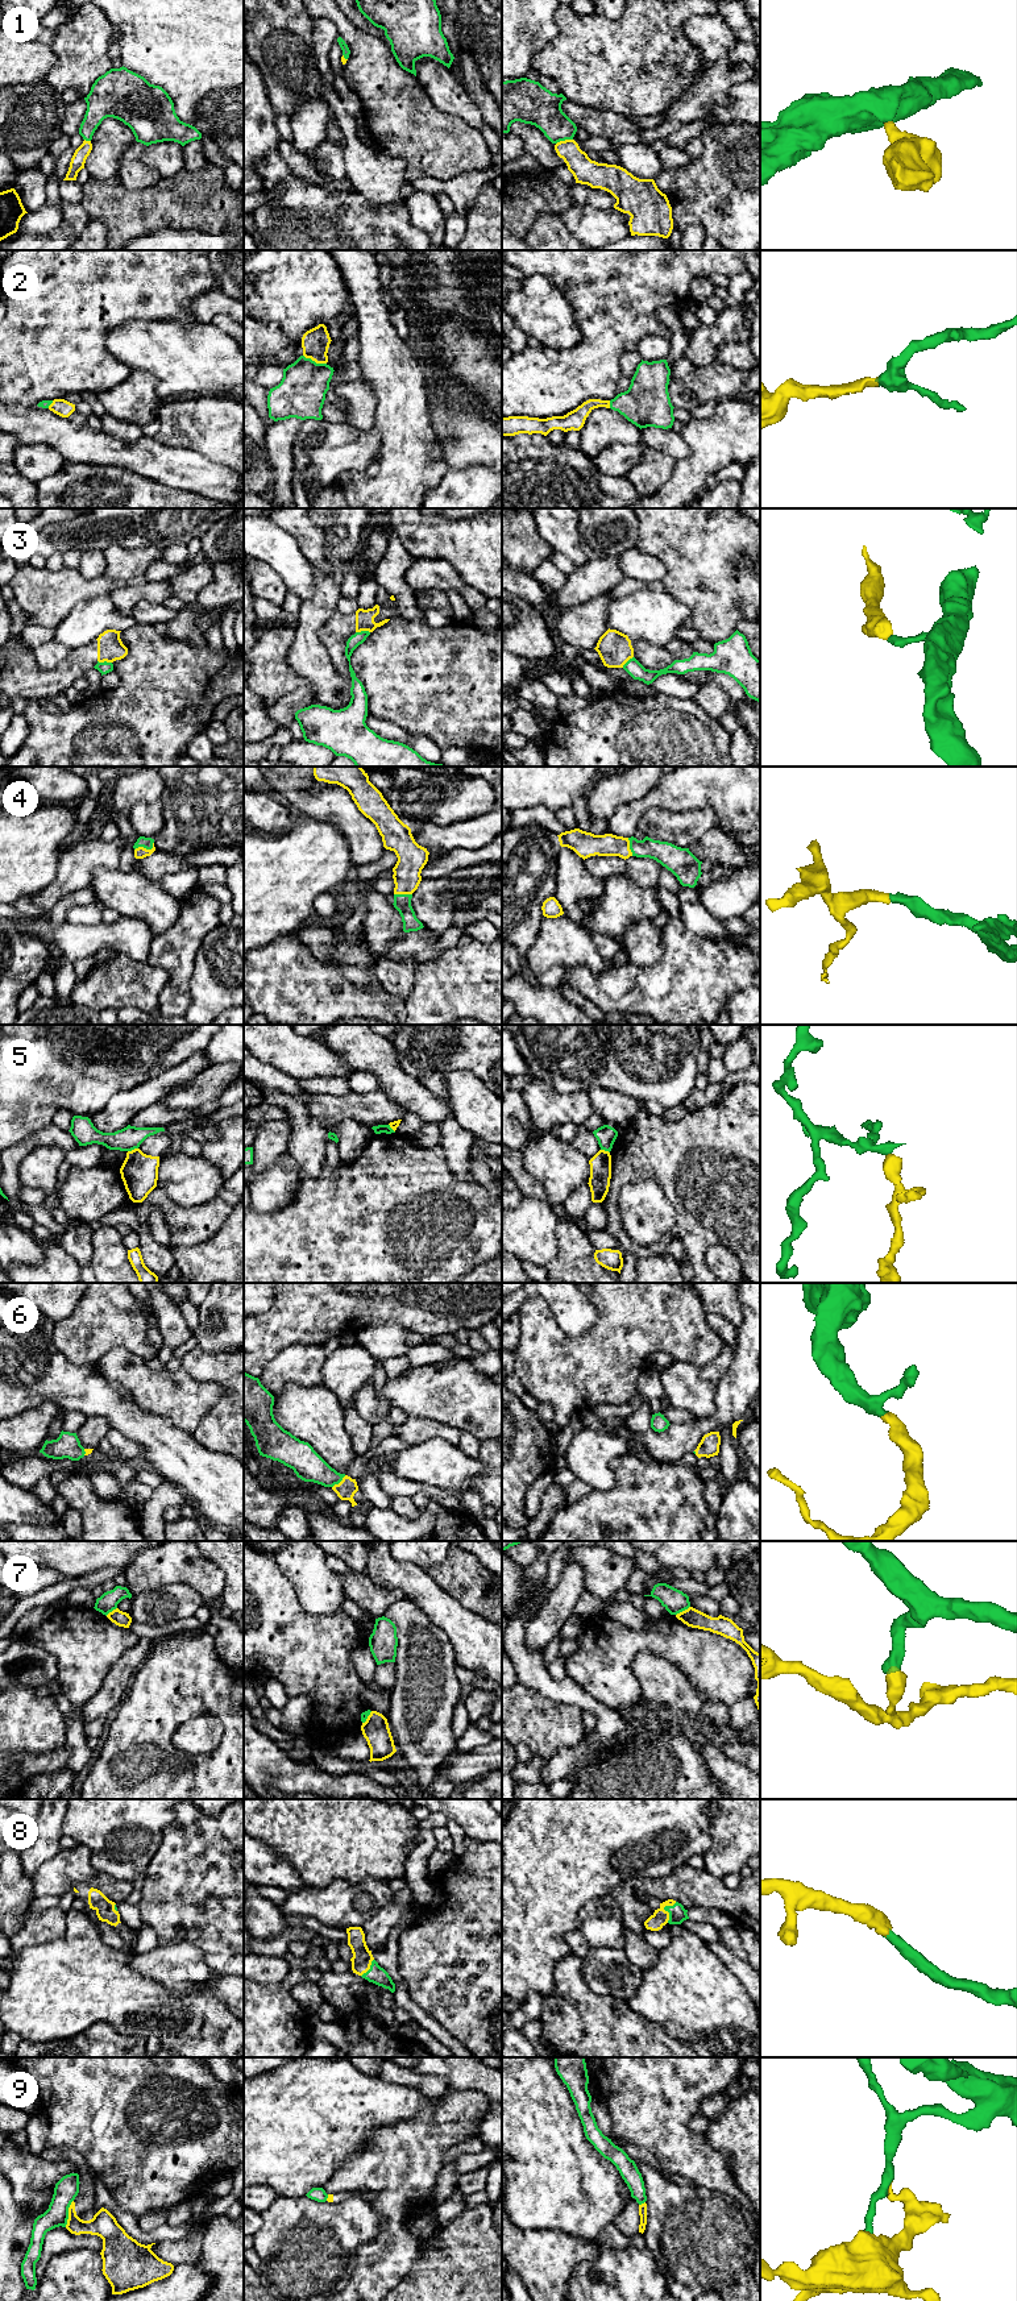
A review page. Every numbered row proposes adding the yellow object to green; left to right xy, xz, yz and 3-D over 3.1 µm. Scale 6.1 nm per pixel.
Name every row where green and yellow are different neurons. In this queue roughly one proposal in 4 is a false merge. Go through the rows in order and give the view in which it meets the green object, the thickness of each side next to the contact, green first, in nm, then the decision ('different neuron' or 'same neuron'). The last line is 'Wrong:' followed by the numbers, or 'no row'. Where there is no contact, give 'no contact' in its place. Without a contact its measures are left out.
1: yz | 220/160 nm | same neuron
2: xz | 300/170 nm | same neuron
3: xy | 70/160 nm | different neuron
4: xy | 70/70 nm | same neuron
5: xy | 140/220 nm | different neuron
6: xz | 180/120 nm | same neuron
7: yz | 140/120 nm | different neuron
8: yz | 110/100 nm | same neuron
9: xy | 150/160 nm | different neuron
Wrong: 3, 5, 7, 9

